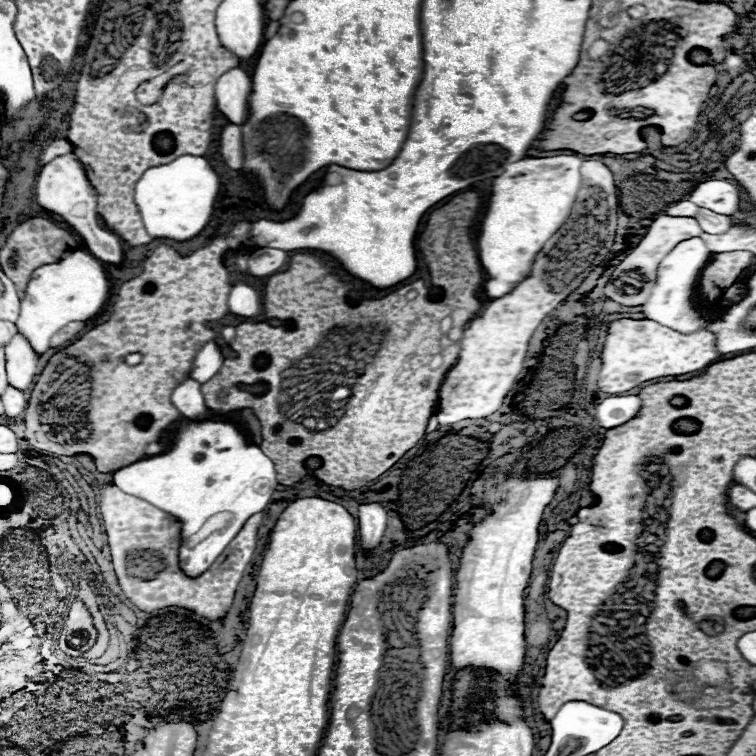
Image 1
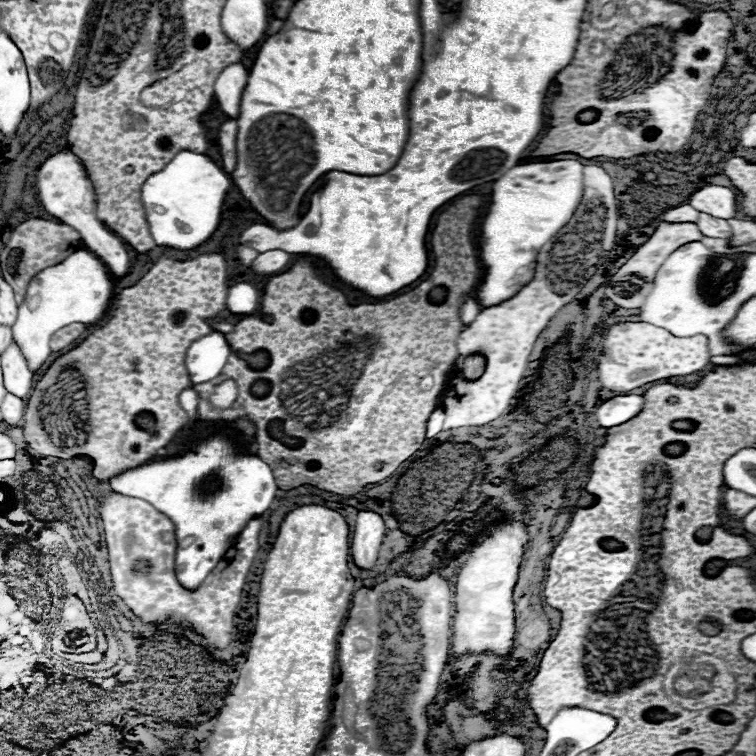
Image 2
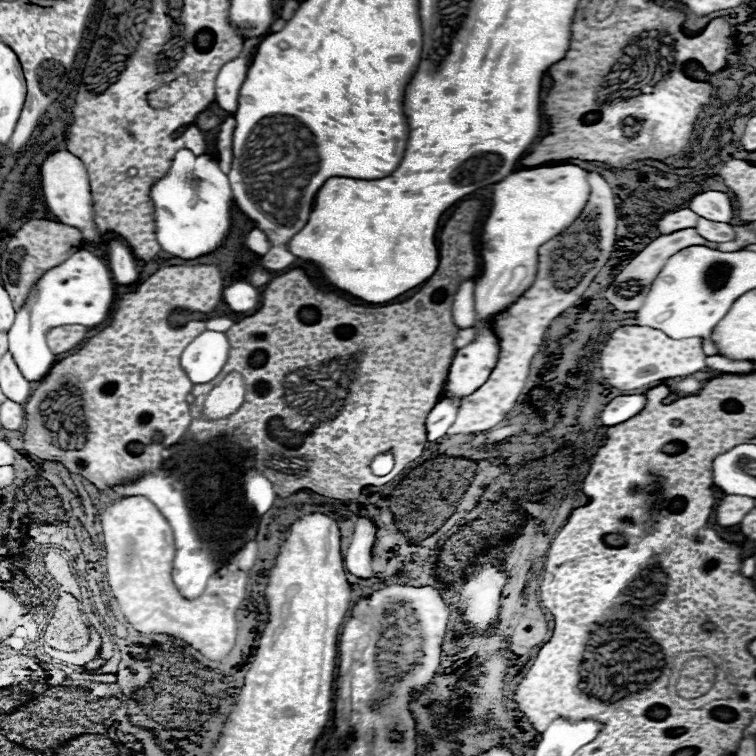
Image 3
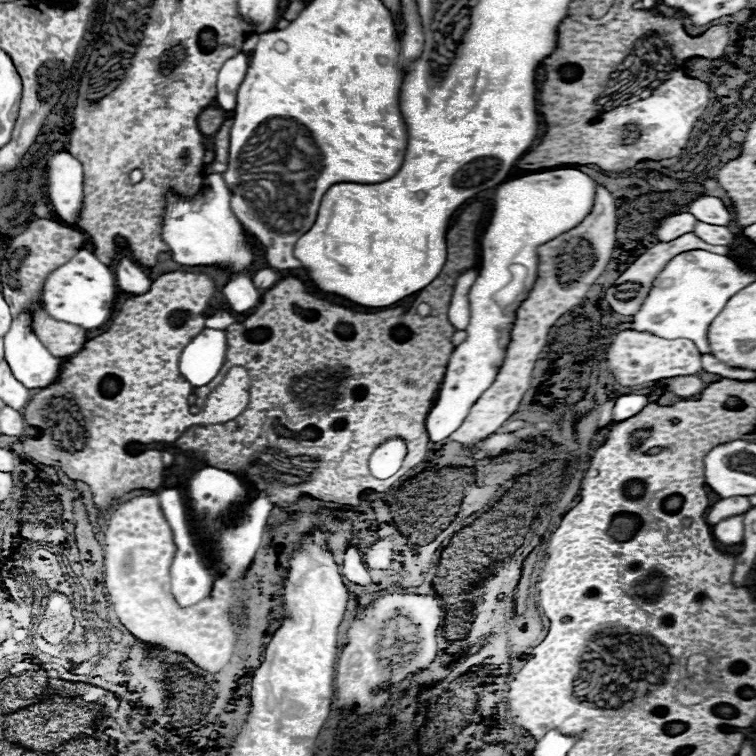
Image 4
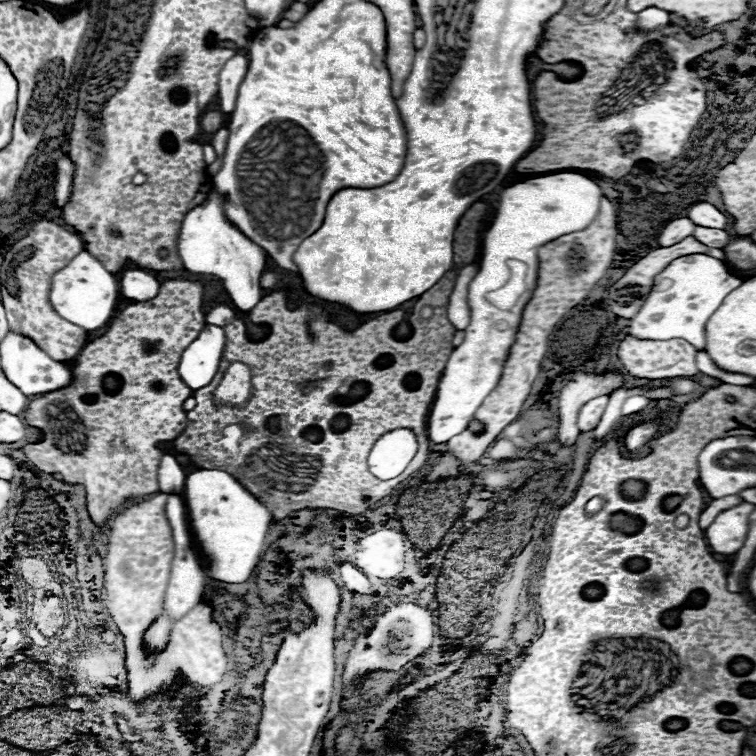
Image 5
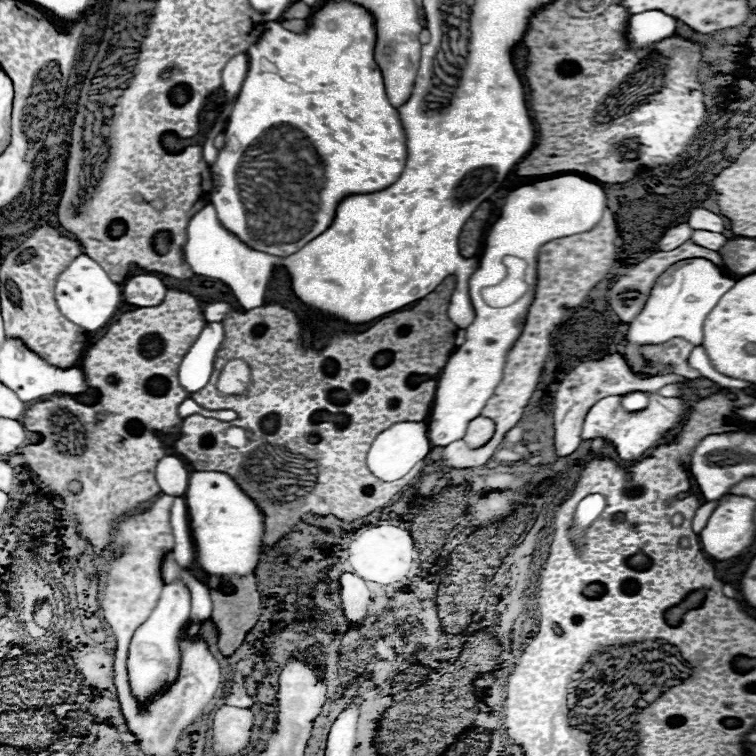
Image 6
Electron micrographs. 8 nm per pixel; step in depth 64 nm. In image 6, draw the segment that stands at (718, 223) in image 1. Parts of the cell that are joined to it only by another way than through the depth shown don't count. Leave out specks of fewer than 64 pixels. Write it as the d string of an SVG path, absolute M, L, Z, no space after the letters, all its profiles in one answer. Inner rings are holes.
M694 230L692 238L690 238L694 244L702 246L702 248L708 248L708 250L720 250L728 240L722 236L722 234L716 234L716 232L698 232Z

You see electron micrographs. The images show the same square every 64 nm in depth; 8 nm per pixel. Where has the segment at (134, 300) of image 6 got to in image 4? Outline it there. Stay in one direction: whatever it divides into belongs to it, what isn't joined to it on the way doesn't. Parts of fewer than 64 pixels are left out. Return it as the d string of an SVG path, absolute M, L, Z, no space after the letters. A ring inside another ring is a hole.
M122 256L114 264L114 272L116 272L118 288L126 294L140 296L140 294L146 294L152 286L152 280L148 278L148 274L130 256Z

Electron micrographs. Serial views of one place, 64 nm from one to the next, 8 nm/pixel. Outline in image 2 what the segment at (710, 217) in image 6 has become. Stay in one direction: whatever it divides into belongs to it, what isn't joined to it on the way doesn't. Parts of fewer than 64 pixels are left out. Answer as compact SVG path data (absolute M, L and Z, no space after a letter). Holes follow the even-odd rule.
M704 186L690 196L690 206L714 218L730 220L736 216L736 194L724 186Z

